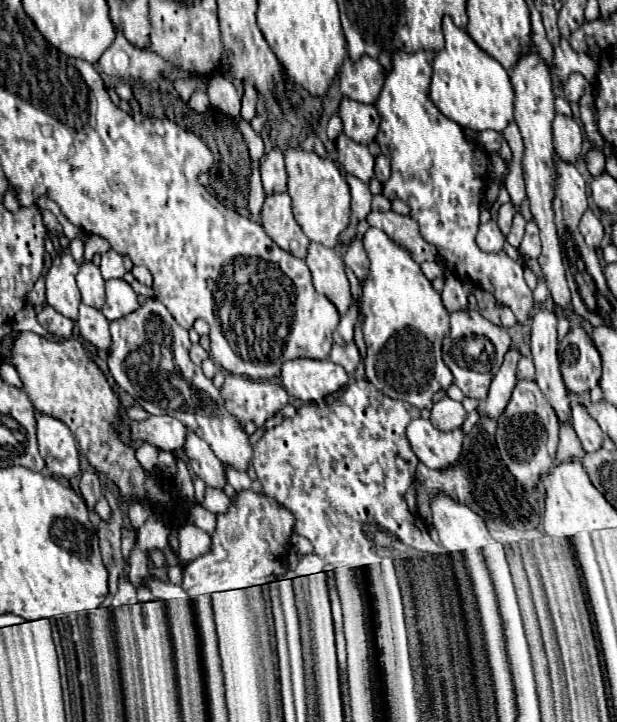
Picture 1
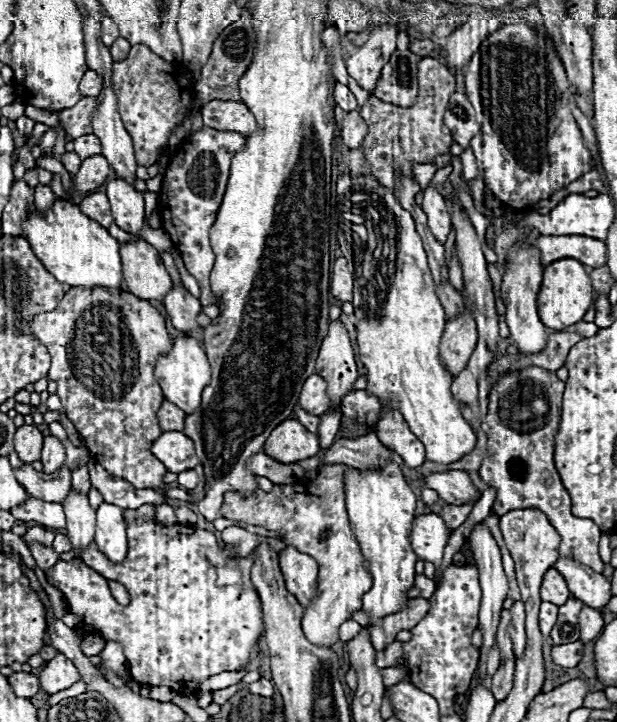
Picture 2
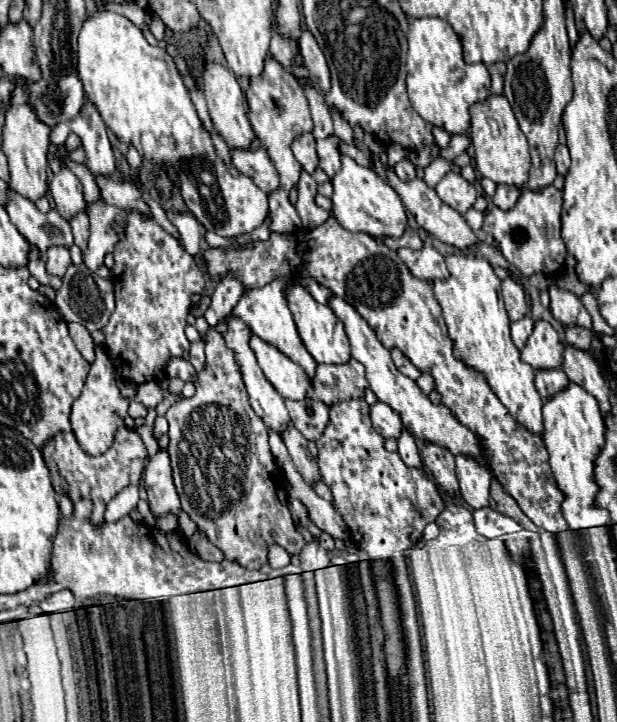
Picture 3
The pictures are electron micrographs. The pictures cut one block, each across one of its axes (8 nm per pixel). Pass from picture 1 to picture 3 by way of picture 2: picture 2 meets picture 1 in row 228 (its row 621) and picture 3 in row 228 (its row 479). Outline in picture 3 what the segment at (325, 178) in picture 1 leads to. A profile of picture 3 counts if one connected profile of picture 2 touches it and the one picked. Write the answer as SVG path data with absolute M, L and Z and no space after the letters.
M330 216L322 226L316 226L310 232L294 236L270 234L268 242L256 242L254 248L244 248L240 252L230 248L210 248L206 250L206 260L212 278L220 280L224 272L232 270L240 274L246 288L268 284L272 276L284 276L284 280L292 282L298 276L302 260L306 260L310 264L310 276L350 302L384 346L398 348L422 374L430 374L434 378L442 404L450 408L452 416L460 424L478 436L482 456L490 464L492 474L518 502L520 510L546 532L556 534L568 530L562 516L562 502L566 496L552 476L542 436L528 432L522 424L518 424L492 392L486 378L454 356L454 340L448 336L440 304L432 294L430 282L414 278L394 250L378 244L364 232L348 232L334 216Z

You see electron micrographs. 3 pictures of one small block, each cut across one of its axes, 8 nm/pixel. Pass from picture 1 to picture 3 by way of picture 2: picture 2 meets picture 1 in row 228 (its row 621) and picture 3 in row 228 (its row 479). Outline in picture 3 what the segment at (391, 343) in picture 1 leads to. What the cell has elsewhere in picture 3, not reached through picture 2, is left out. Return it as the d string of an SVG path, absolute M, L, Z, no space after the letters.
M340 156L340 160L342 160L342 168L332 178L332 186L334 186L332 214L334 214L334 218L350 232L366 232L374 238L378 238L378 236L400 238L406 228L406 222L408 222L400 196L396 196L396 192L392 192L392 188L388 188L388 184L384 184L376 176L376 172L372 172L372 168L356 164L350 156Z

